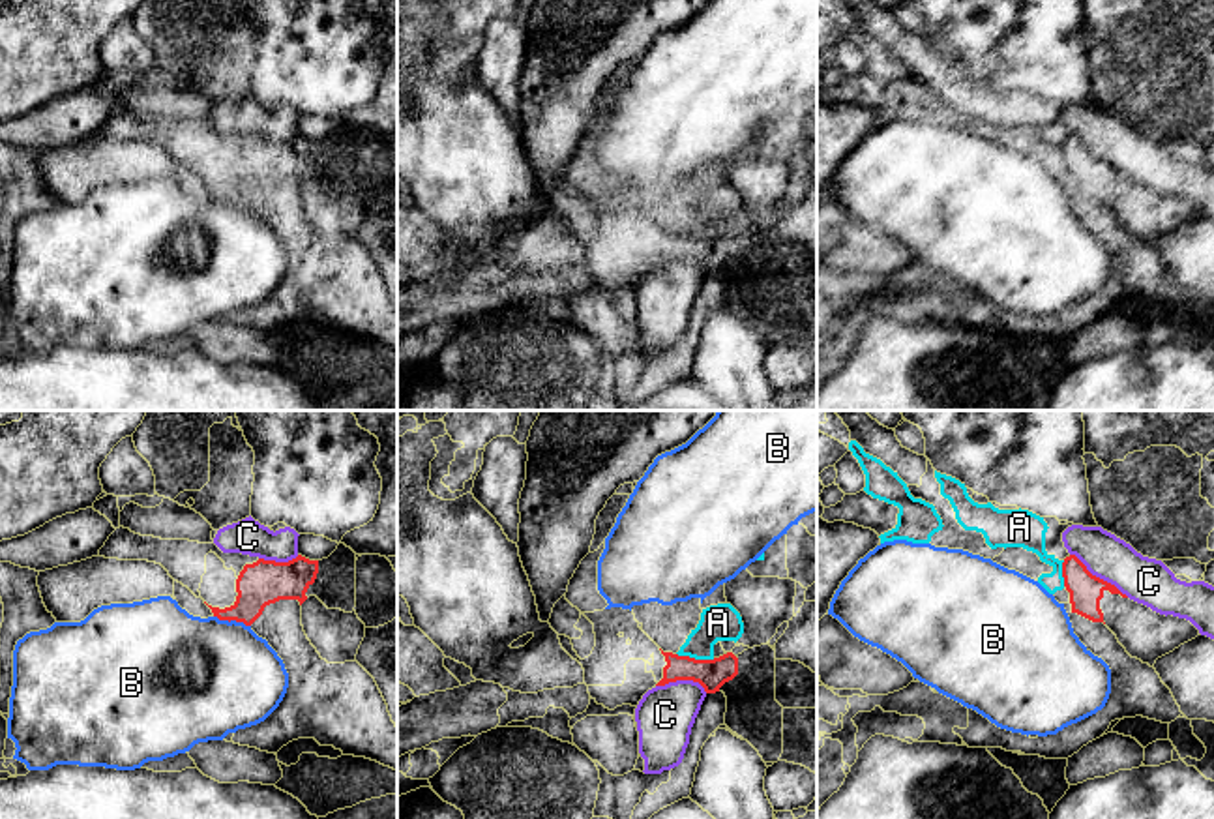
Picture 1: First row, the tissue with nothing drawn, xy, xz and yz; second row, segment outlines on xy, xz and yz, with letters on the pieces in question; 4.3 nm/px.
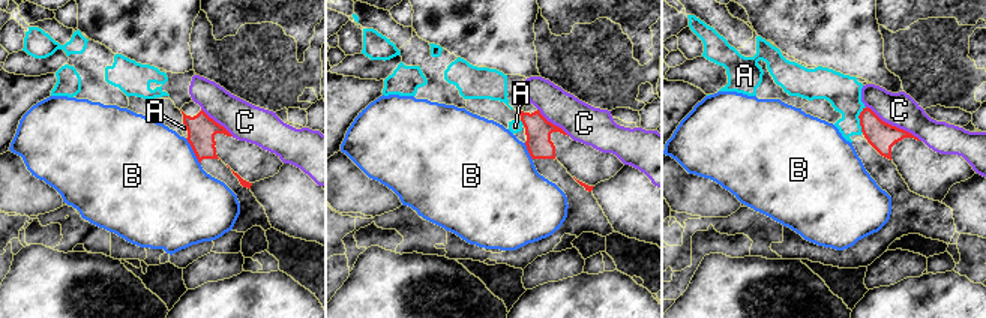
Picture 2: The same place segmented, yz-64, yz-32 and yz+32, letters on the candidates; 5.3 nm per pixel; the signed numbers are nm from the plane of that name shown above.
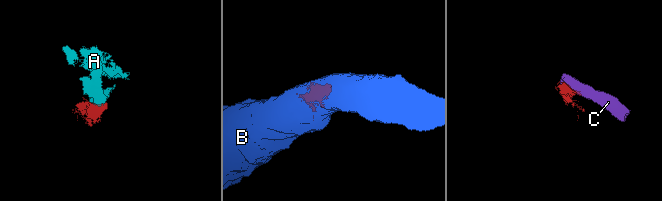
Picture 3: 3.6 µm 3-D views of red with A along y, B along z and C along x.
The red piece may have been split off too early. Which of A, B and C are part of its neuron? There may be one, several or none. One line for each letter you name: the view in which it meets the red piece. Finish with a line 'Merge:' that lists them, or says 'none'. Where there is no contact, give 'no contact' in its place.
Merge: none

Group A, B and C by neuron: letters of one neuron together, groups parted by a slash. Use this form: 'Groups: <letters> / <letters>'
Groups: A C / B

